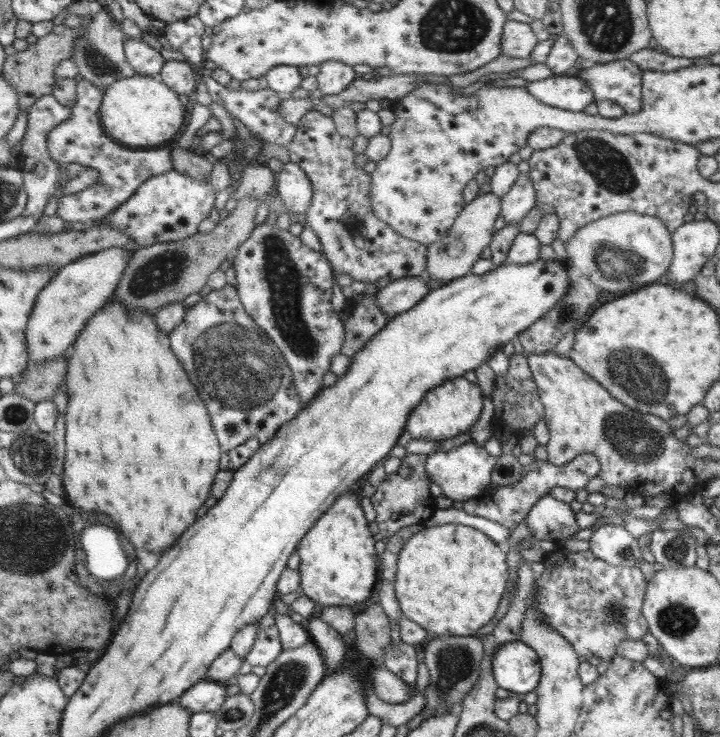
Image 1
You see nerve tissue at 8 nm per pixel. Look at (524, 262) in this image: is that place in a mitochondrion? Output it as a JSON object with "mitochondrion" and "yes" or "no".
{"mitochondrion":"no"}

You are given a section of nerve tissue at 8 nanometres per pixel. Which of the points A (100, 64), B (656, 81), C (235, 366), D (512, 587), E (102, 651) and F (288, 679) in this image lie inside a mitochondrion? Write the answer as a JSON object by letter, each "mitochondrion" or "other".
{"A":"mitochondrion","B":"other","C":"mitochondrion","D":"other","E":"other","F":"mitochondrion"}

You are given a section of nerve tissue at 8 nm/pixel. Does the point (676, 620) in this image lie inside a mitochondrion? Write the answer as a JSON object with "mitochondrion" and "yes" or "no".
{"mitochondrion":"yes"}

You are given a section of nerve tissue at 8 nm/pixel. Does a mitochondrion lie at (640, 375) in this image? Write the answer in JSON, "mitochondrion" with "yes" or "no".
{"mitochondrion":"yes"}

